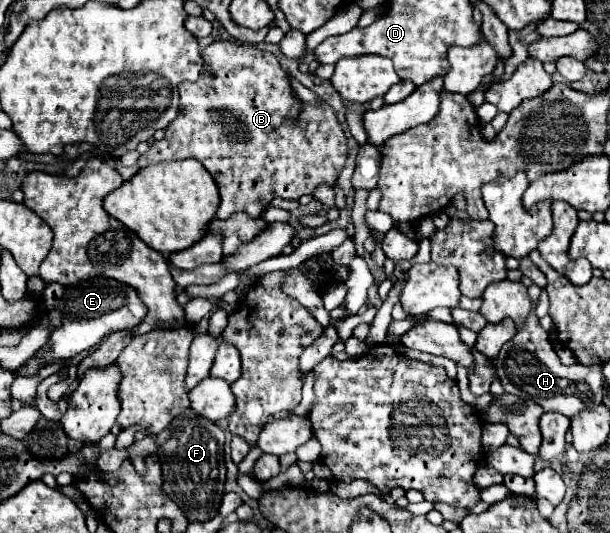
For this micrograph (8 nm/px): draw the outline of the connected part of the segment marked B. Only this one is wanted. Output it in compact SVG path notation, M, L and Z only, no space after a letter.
M213 41L201 51L201 55L205 65L199 81L185 81L179 85L181 113L165 129L165 137L161 141L153 141L149 151L139 157L139 167L189 157L197 159L213 175L219 187L219 219L227 219L237 211L261 215L275 197L299 201L301 195L311 195L317 185L333 185L337 181L347 161L347 137L343 135L335 111L323 101L321 105L311 107L297 99L289 89L287 73L271 51L239 41Z

